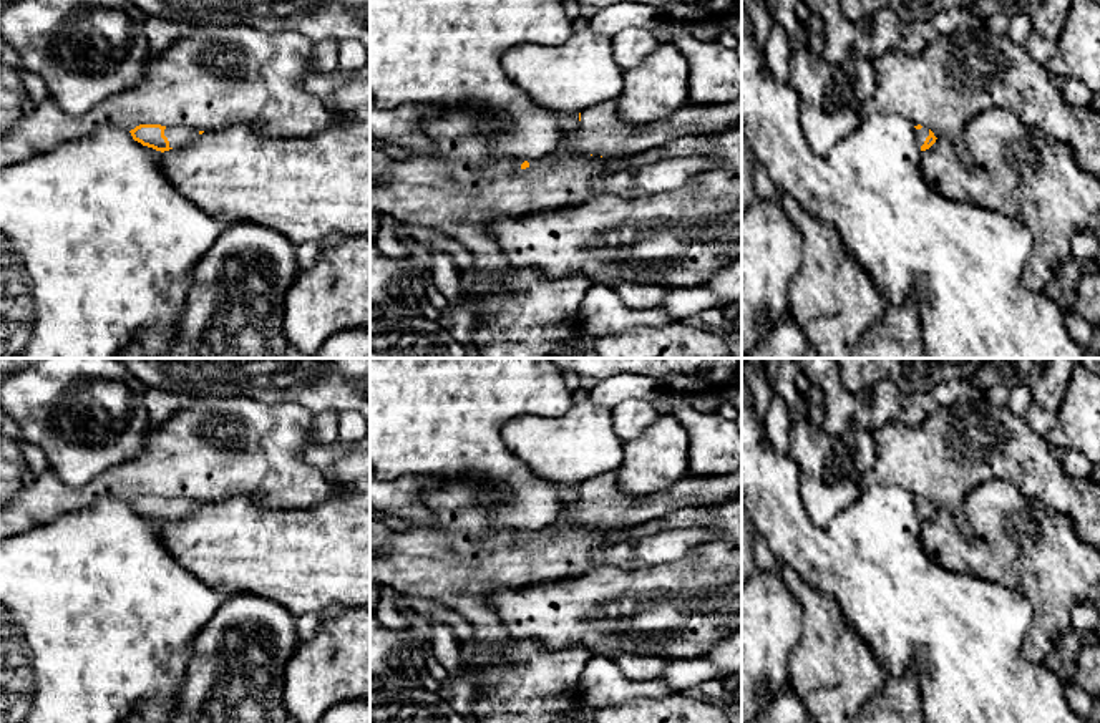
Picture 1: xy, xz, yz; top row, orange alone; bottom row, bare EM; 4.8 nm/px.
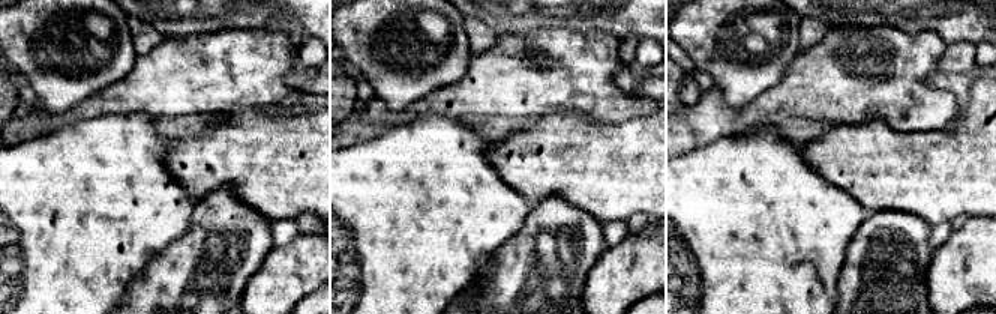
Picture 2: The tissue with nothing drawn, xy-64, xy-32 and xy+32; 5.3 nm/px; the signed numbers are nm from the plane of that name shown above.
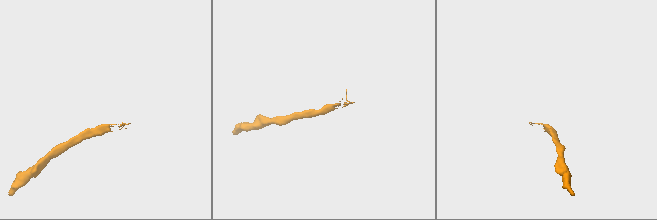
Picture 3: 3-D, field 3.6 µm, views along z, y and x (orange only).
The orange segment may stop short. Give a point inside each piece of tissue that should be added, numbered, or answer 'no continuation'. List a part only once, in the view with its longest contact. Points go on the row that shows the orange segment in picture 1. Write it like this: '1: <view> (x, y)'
1: xy (178, 136)

